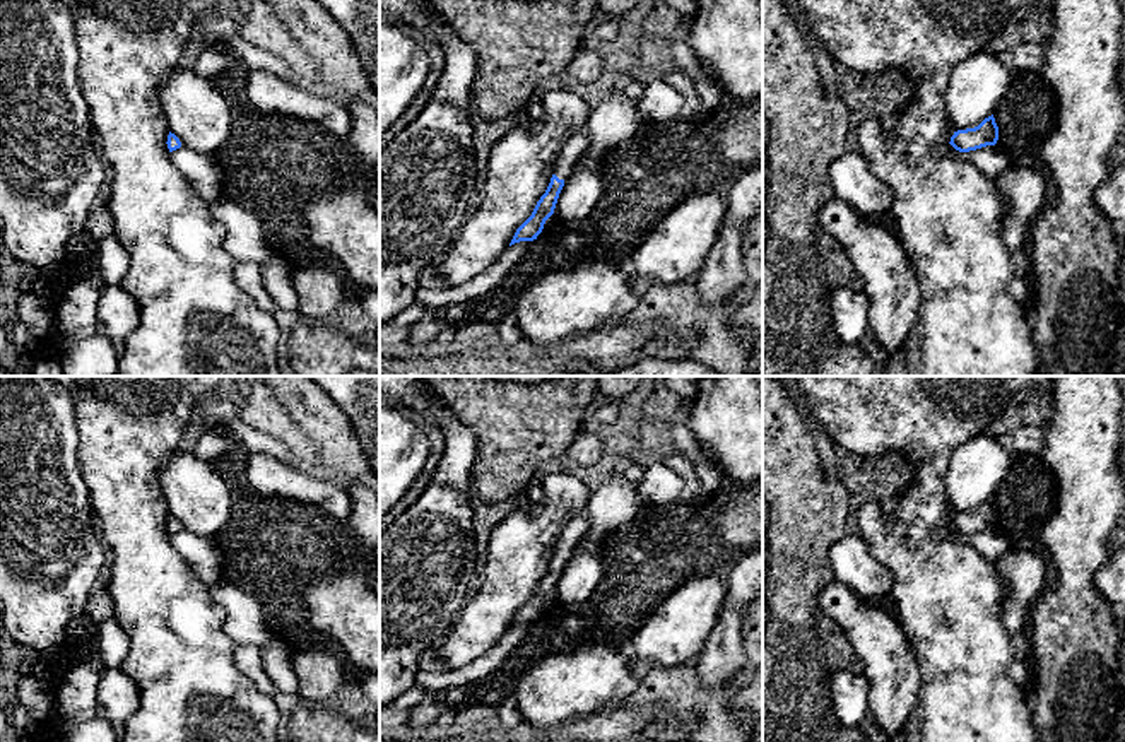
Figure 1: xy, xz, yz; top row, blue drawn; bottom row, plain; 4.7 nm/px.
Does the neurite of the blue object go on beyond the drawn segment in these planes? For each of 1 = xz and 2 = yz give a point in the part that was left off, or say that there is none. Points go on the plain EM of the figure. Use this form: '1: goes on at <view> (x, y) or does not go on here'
1: goes on at xz (577, 525)
2: does not go on here

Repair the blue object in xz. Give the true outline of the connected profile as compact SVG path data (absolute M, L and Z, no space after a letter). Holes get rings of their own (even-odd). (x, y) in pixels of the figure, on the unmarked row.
M588 508L573 515L562 528L554 547L551 566L545 576L537 585L532 598L516 612L511 626L533 624L542 615L545 604L554 597L564 562L571 557L571 551L583 539L588 530Z

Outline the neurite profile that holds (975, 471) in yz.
M985 433L957 446L945 470L945 496L954 513L975 511L992 499L1014 458L998 436Z

